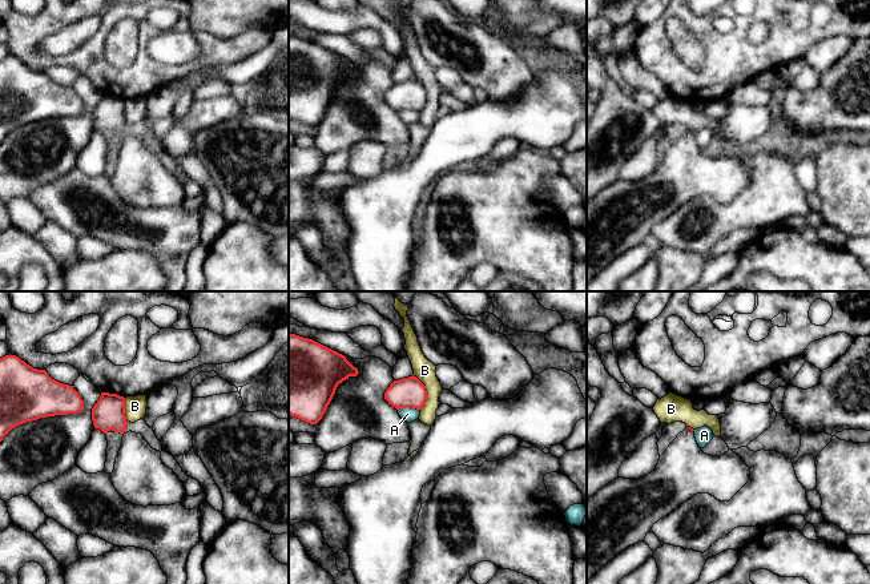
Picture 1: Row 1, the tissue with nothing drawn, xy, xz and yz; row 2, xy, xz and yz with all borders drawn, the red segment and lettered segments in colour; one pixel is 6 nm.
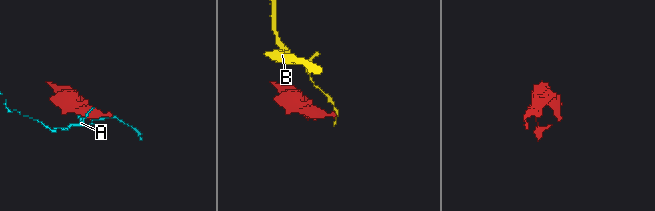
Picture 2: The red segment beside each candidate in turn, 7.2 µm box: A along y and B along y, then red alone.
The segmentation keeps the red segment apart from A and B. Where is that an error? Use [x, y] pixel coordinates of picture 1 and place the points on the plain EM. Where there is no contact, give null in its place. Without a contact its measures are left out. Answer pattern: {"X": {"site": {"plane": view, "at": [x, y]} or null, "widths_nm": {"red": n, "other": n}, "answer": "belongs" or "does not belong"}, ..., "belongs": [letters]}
{"A": {"site": {"plane": "xz", "at": [409, 108]}, "widths_nm": {"red": 180, "other": 90}, "answer": "does not belong"}, "B": {"site": {"plane": "xz", "at": [426, 95]}, "widths_nm": {"red": 180, "other": 130}, "answer": "does not belong"}, "belongs": []}

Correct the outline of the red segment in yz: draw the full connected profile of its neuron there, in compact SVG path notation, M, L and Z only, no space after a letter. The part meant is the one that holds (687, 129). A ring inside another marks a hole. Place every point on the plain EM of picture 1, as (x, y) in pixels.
M686 129L660 158L656 170L636 182L617 180L587 202L587 283L625 250L644 243L654 225L697 196L729 204L750 180L750 170L732 152L710 158L698 149L694 132Z

